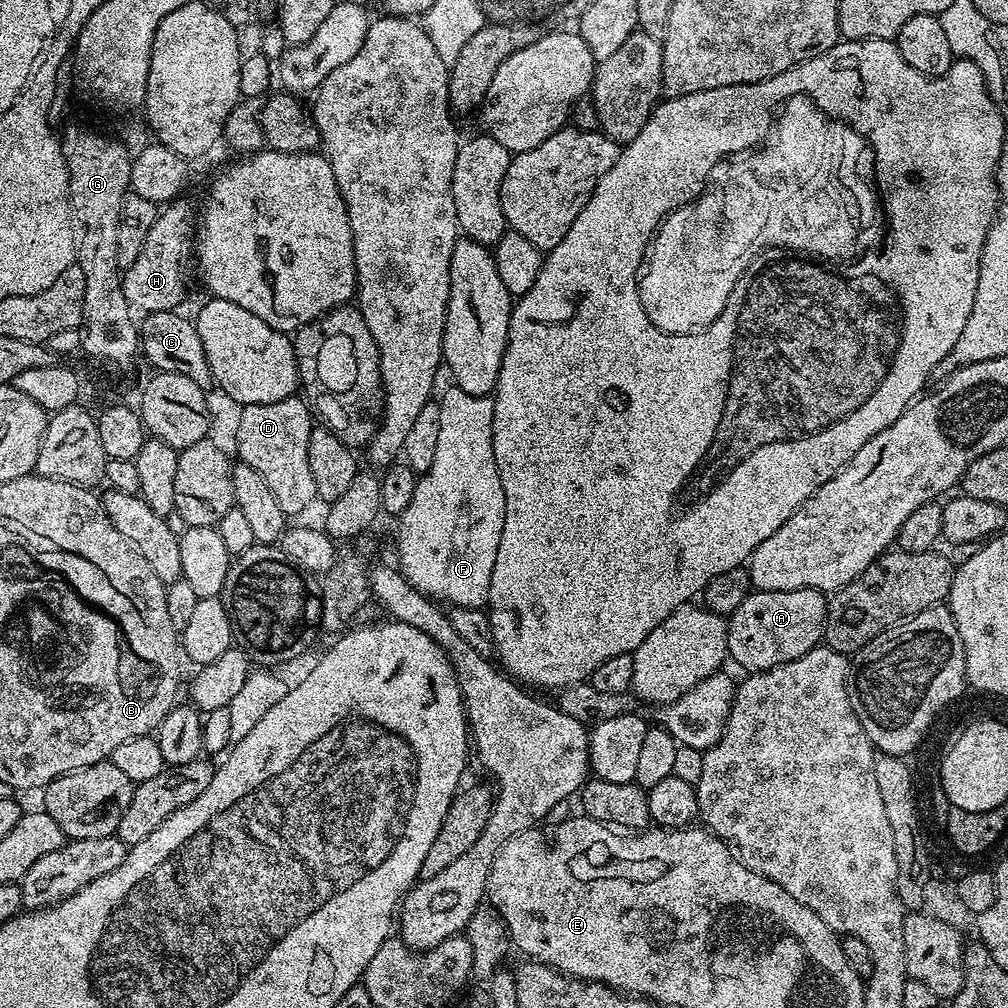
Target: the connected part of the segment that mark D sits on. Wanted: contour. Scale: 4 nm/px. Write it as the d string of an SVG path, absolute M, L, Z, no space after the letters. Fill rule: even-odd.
M294 395L282 402L246 404L239 411L236 452L240 456L237 457L262 474L274 498L278 498L278 506L282 506L285 517L292 518L317 503L314 474L310 470L310 434L314 416L309 405L299 395Z

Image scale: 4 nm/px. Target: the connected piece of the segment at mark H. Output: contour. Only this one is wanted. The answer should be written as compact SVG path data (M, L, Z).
M184 198L169 202L156 213L154 226L150 226L150 234L146 234L146 242L142 246L142 254L134 258L130 267L123 269L124 293L126 302L132 305L137 313L147 314L149 312L171 312L181 307L184 300L184 291L188 288L188 264L190 268L190 253L194 248L194 228L192 223L198 220L198 216L192 213L190 205Z

